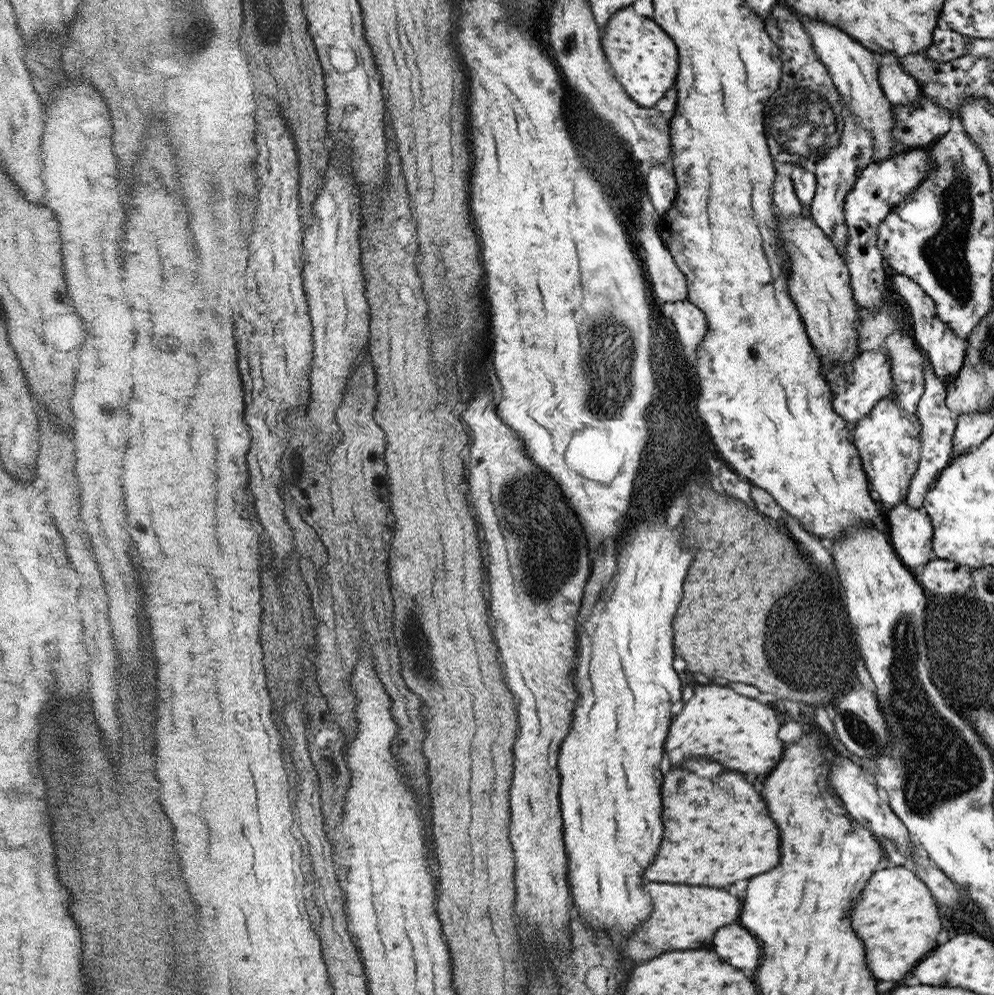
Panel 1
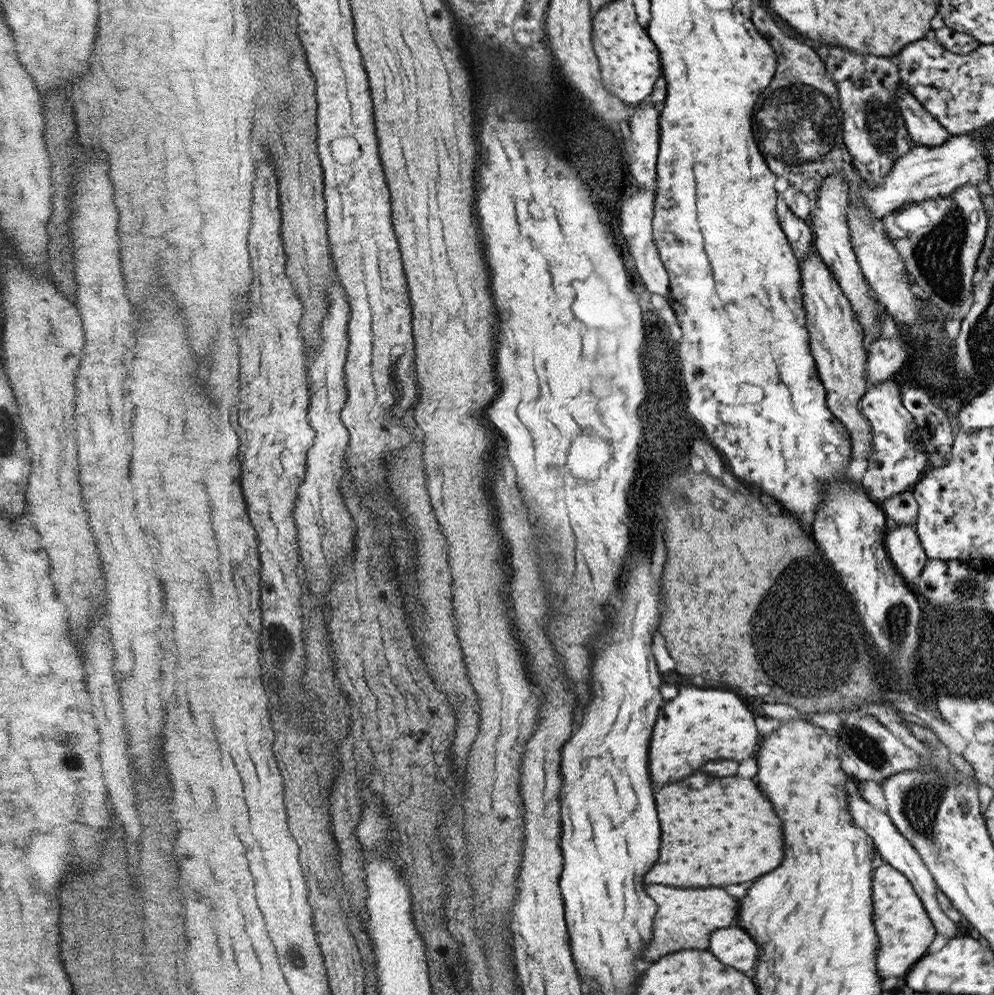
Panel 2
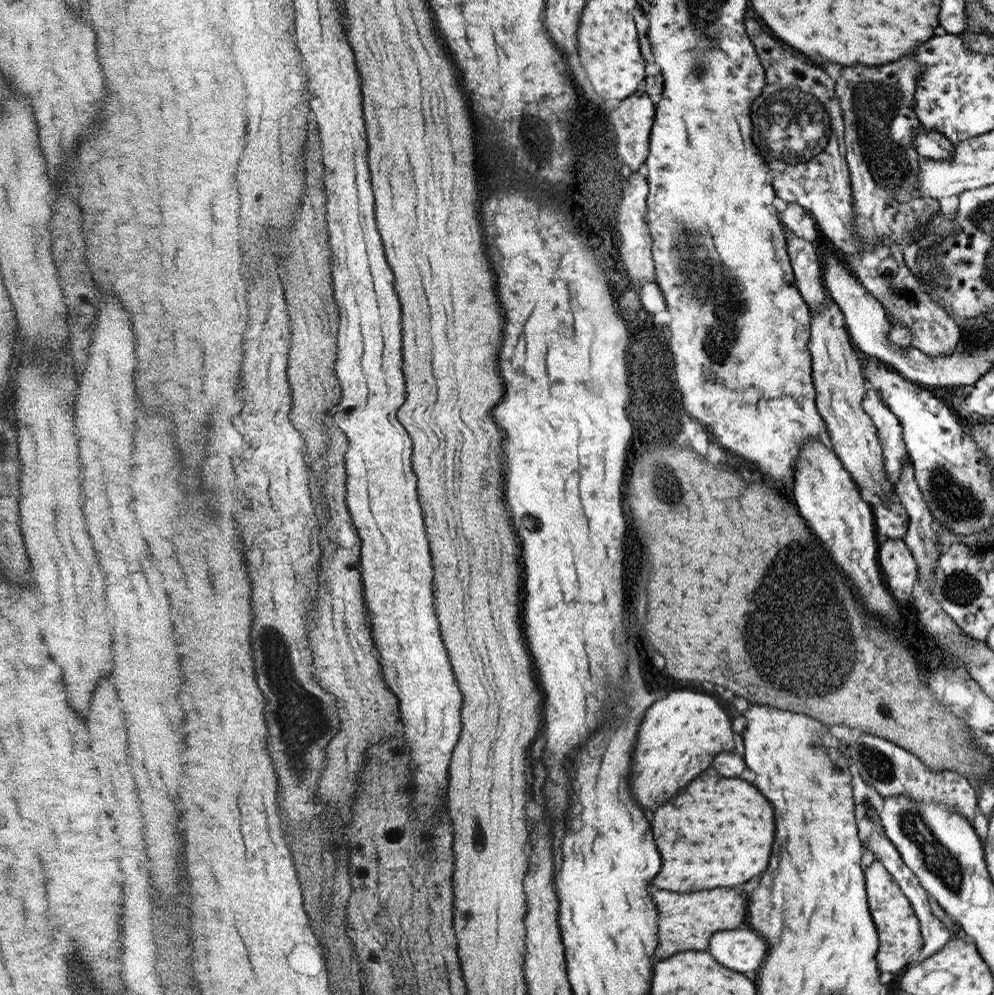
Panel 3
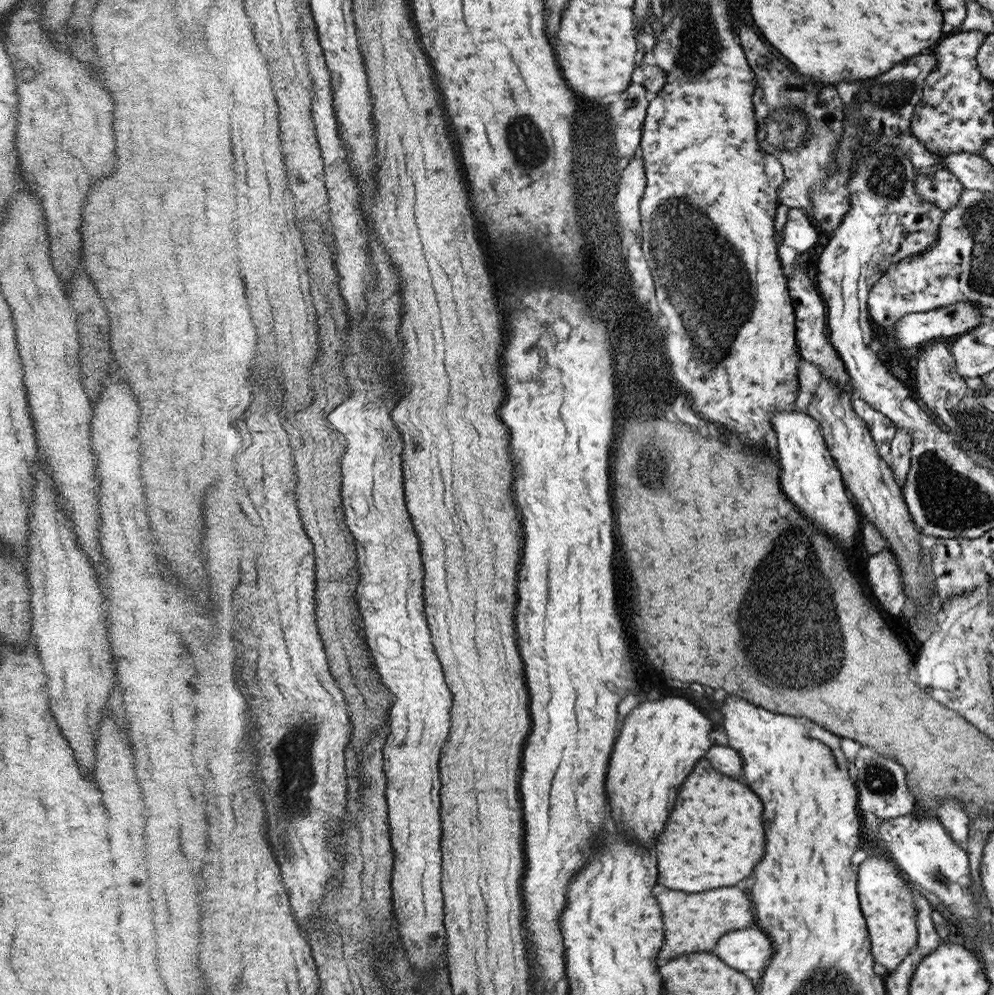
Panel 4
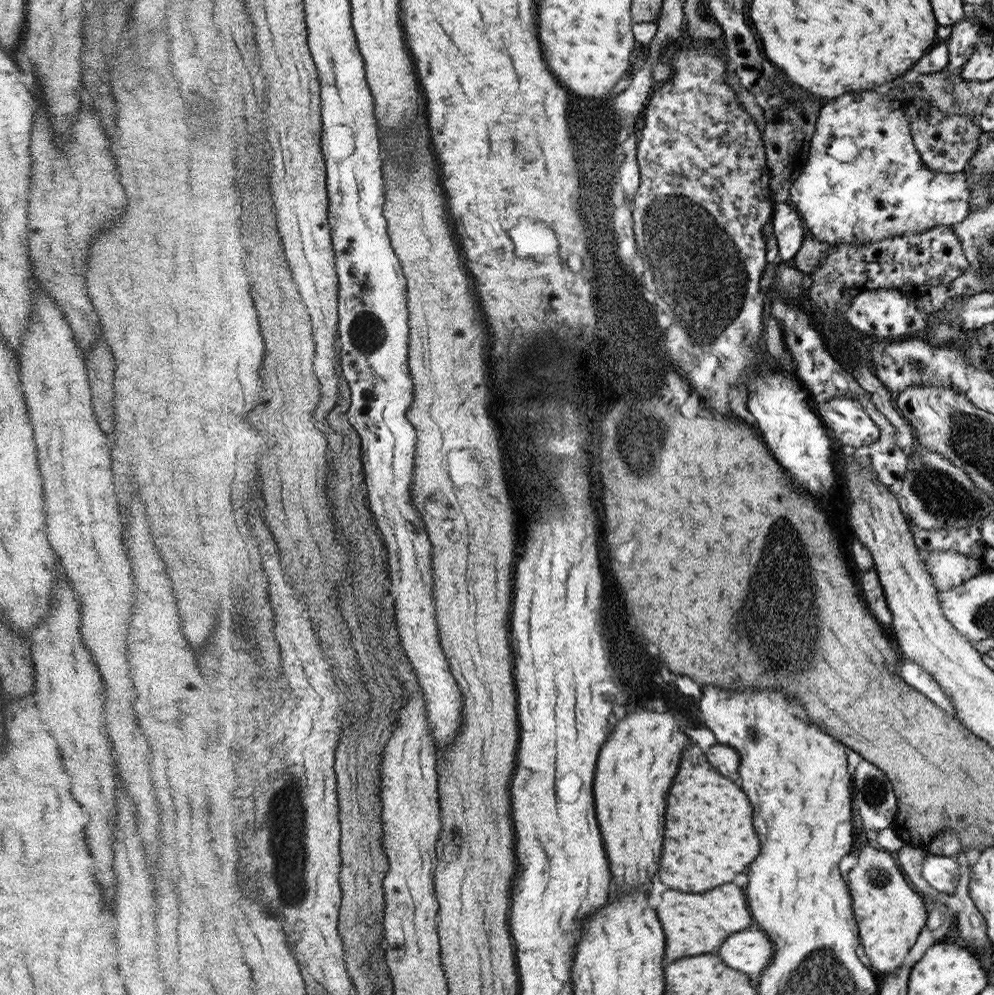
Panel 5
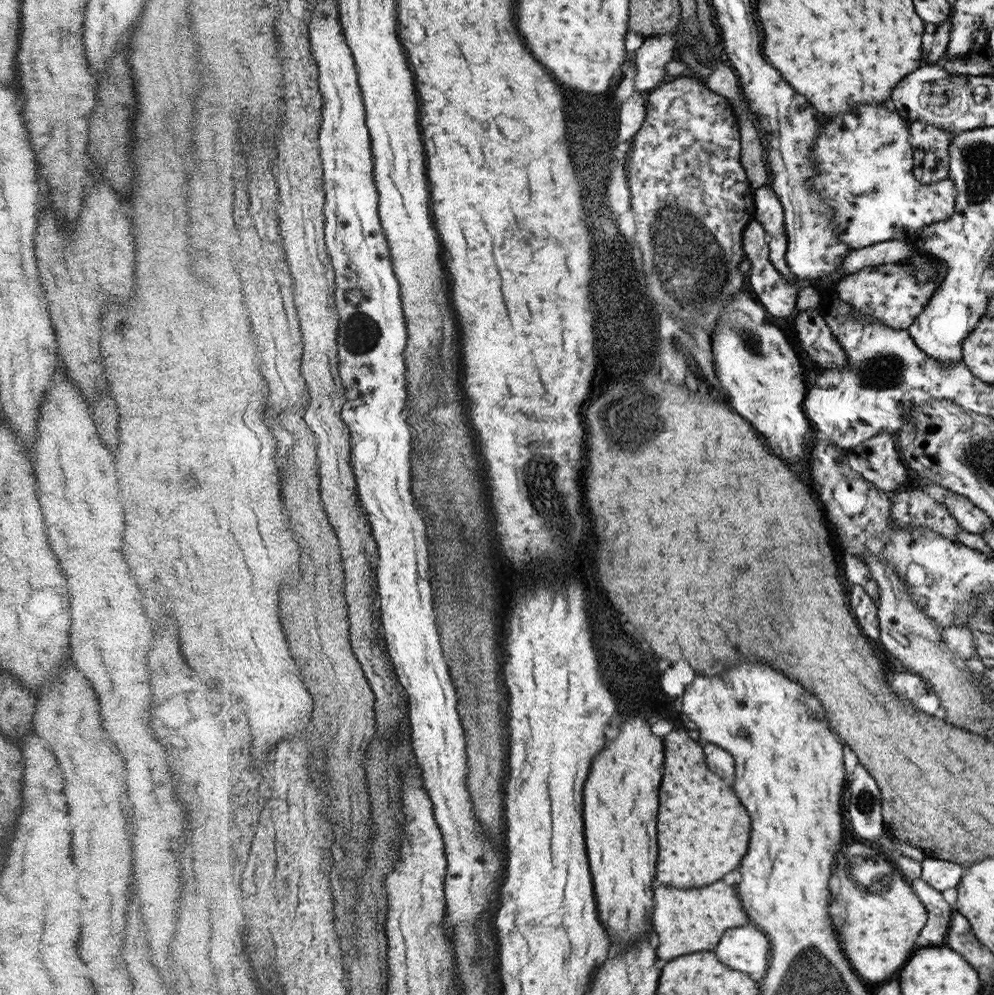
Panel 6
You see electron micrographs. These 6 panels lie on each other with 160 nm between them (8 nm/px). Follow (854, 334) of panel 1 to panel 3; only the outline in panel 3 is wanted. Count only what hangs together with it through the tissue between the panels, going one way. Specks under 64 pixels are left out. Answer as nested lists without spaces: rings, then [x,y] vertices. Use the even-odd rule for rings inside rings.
[[[826,298],[821,306],[821,310],[813,315],[812,329],[809,336],[809,353],[812,355],[813,367],[813,385],[816,387],[817,410],[820,411],[821,417],[825,419],[826,427],[829,428],[829,437],[834,450],[837,451],[837,457],[844,462],[845,469],[854,477],[858,490],[873,490],[882,502],[895,500],[898,498],[895,486],[887,477],[885,469],[884,448],[881,446],[880,436],[877,435],[876,424],[870,418],[868,411],[864,408],[862,398],[866,394],[864,388],[865,376],[863,373],[863,360],[856,358],[858,353],[854,352],[850,336],[846,330],[845,315],[841,307],[837,305],[832,298]]]

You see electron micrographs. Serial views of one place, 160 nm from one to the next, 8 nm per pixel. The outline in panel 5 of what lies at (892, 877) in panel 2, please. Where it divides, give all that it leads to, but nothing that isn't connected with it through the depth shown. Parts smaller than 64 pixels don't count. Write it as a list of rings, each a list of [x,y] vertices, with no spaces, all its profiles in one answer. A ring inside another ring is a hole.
[[[877,846],[860,850],[857,866],[848,872],[848,886],[854,894],[854,918],[862,930],[862,950],[870,966],[878,972],[896,970],[926,924],[924,902],[908,886],[894,858]]]

